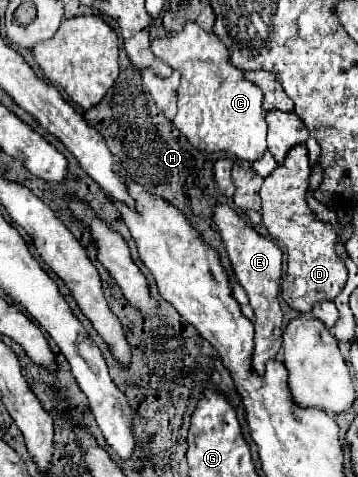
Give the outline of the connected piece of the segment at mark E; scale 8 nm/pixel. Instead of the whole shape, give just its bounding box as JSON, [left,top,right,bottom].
[213,205,283,373]

